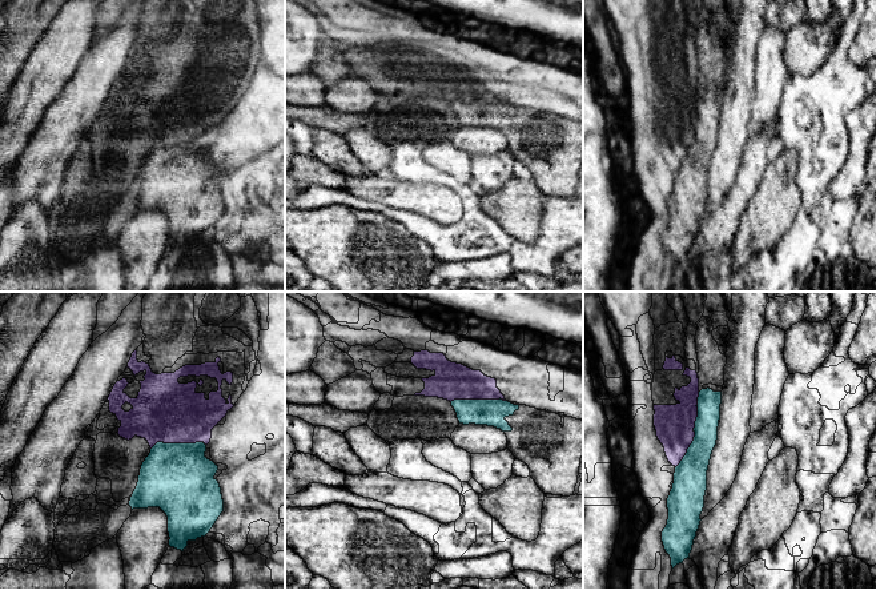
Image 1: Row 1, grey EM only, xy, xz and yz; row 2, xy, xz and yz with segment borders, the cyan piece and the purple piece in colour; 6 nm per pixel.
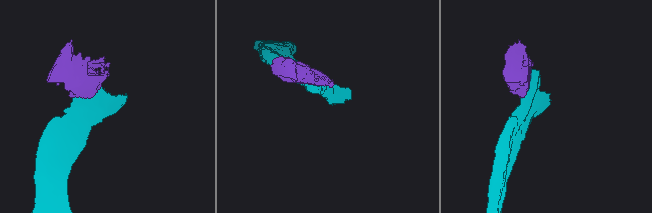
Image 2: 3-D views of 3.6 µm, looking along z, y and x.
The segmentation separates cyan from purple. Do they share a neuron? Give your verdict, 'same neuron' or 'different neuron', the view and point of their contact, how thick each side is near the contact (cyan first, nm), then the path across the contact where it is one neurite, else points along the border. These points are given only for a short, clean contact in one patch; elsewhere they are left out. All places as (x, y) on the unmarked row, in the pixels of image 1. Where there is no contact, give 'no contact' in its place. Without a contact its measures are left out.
different neuron | yz (694, 132) | 180/240 nm

